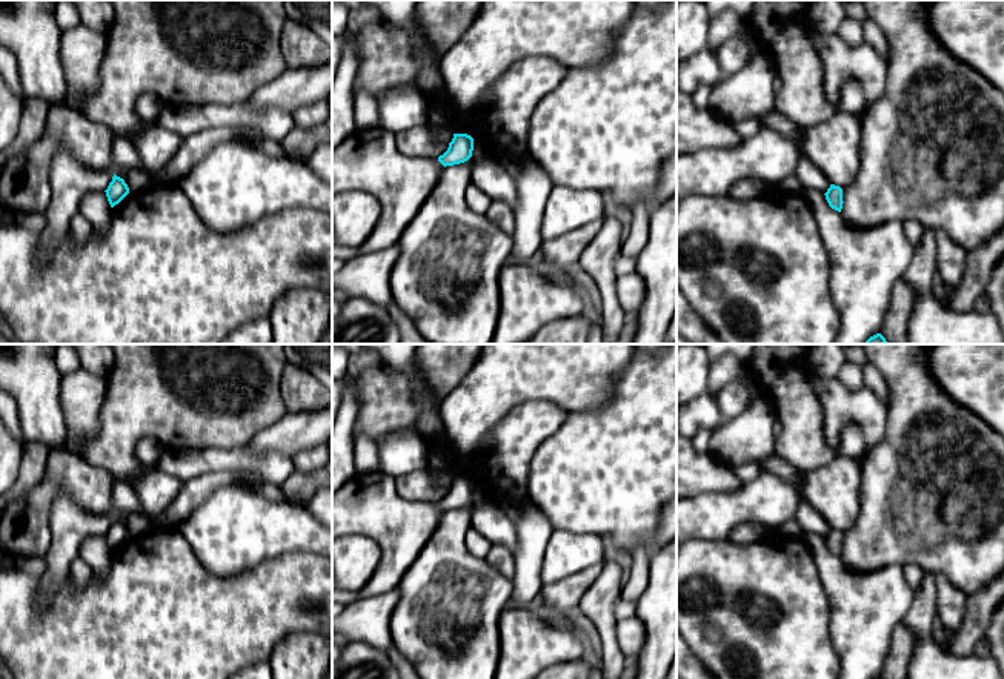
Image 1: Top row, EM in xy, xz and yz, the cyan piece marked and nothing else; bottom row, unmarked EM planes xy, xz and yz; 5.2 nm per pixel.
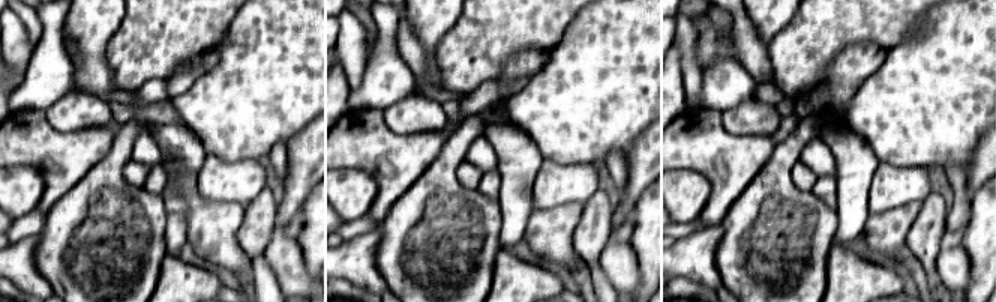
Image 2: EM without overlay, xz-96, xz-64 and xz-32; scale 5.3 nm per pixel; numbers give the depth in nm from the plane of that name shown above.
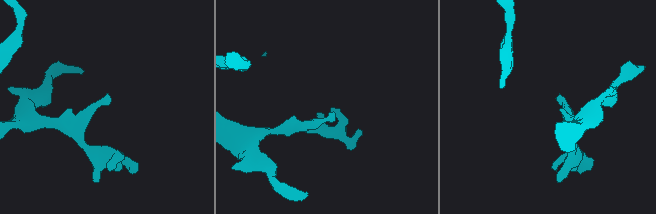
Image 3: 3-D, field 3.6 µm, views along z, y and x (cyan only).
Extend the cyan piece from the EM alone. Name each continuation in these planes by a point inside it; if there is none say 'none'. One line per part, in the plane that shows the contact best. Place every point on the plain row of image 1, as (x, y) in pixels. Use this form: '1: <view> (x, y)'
none

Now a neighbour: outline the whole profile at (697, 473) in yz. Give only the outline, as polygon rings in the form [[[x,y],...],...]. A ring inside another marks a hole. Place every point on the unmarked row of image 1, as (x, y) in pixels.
[[[677,433],[677,499],[709,492],[735,492],[741,485],[732,465],[710,452],[700,453],[692,439]]]

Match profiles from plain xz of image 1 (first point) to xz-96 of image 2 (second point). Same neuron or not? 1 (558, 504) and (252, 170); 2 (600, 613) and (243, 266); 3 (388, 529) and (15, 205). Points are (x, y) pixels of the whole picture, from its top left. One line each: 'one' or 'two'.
1: two
2: two
3: two

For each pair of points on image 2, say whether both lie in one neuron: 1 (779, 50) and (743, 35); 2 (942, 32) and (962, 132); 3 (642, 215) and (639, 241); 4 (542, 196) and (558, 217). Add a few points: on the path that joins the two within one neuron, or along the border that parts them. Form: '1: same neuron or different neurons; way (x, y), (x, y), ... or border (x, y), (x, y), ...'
1: different neurons; border (765, 47), (770, 56), (771, 78)
2: same neuron; way (953, 57), (953, 107)
3: same neuron; way (642, 221), (642, 235)
4: different neurons; border (533, 200), (540, 208), (582, 203)

